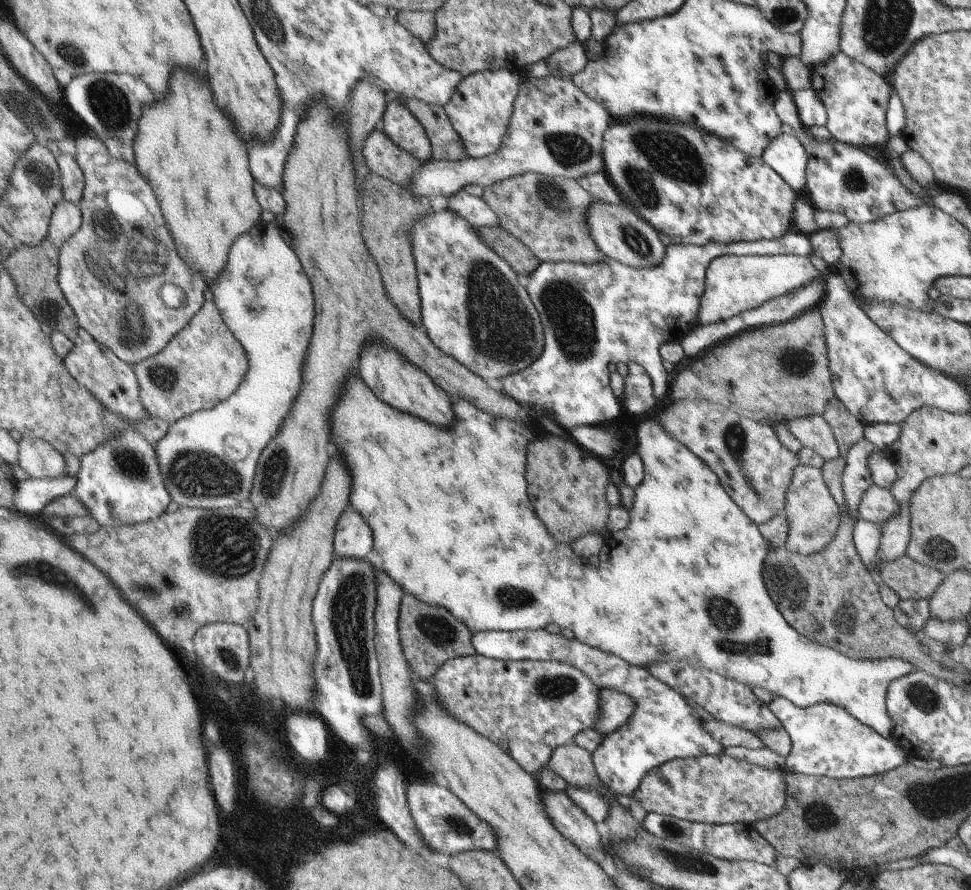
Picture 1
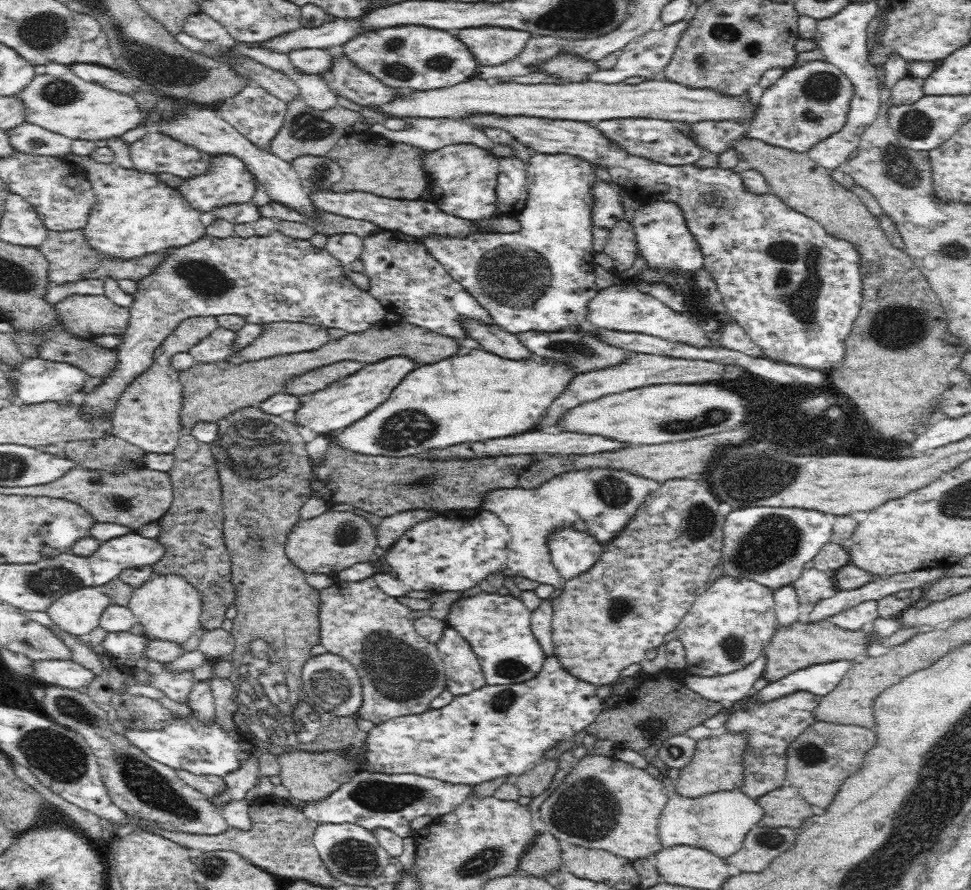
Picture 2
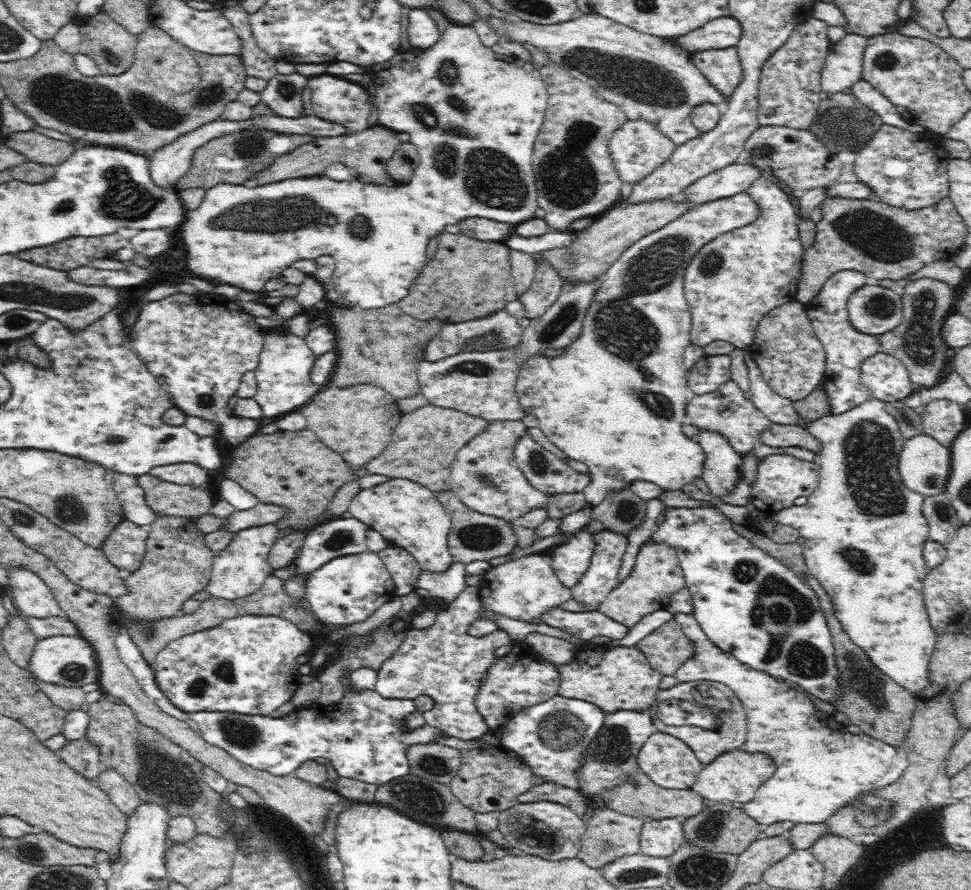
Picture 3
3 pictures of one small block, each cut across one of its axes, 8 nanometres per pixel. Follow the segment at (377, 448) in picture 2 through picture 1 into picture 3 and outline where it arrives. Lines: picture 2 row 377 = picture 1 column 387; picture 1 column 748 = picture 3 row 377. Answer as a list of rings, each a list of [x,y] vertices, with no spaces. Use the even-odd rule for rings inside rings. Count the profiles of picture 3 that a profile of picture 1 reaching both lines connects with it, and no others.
[[[747,191],[733,194],[726,198],[707,202],[699,206],[694,206],[692,210],[686,211],[680,218],[674,219],[667,226],[660,227],[660,230],[652,231],[644,235],[644,238],[633,242],[617,259],[609,269],[604,272],[603,279],[598,285],[596,294],[593,295],[592,304],[585,314],[581,333],[566,347],[566,354],[558,358],[544,358],[544,356],[530,356],[528,362],[521,364],[518,371],[517,383],[514,386],[515,396],[520,401],[522,408],[530,414],[534,414],[539,422],[539,428],[556,448],[559,448],[574,460],[583,462],[589,468],[589,485],[584,487],[583,493],[589,504],[593,506],[600,504],[608,493],[615,490],[626,489],[634,480],[648,480],[658,484],[663,491],[682,491],[686,484],[694,484],[697,479],[703,479],[703,470],[706,460],[706,453],[703,446],[693,438],[688,437],[683,431],[684,417],[686,416],[685,406],[692,394],[688,386],[687,375],[683,357],[685,348],[691,343],[689,332],[691,331],[691,312],[685,290],[683,289],[683,276],[685,268],[692,260],[692,256],[707,245],[708,242],[719,237],[721,234],[730,232],[740,227],[748,226],[758,218],[759,204],[747,193]]]

